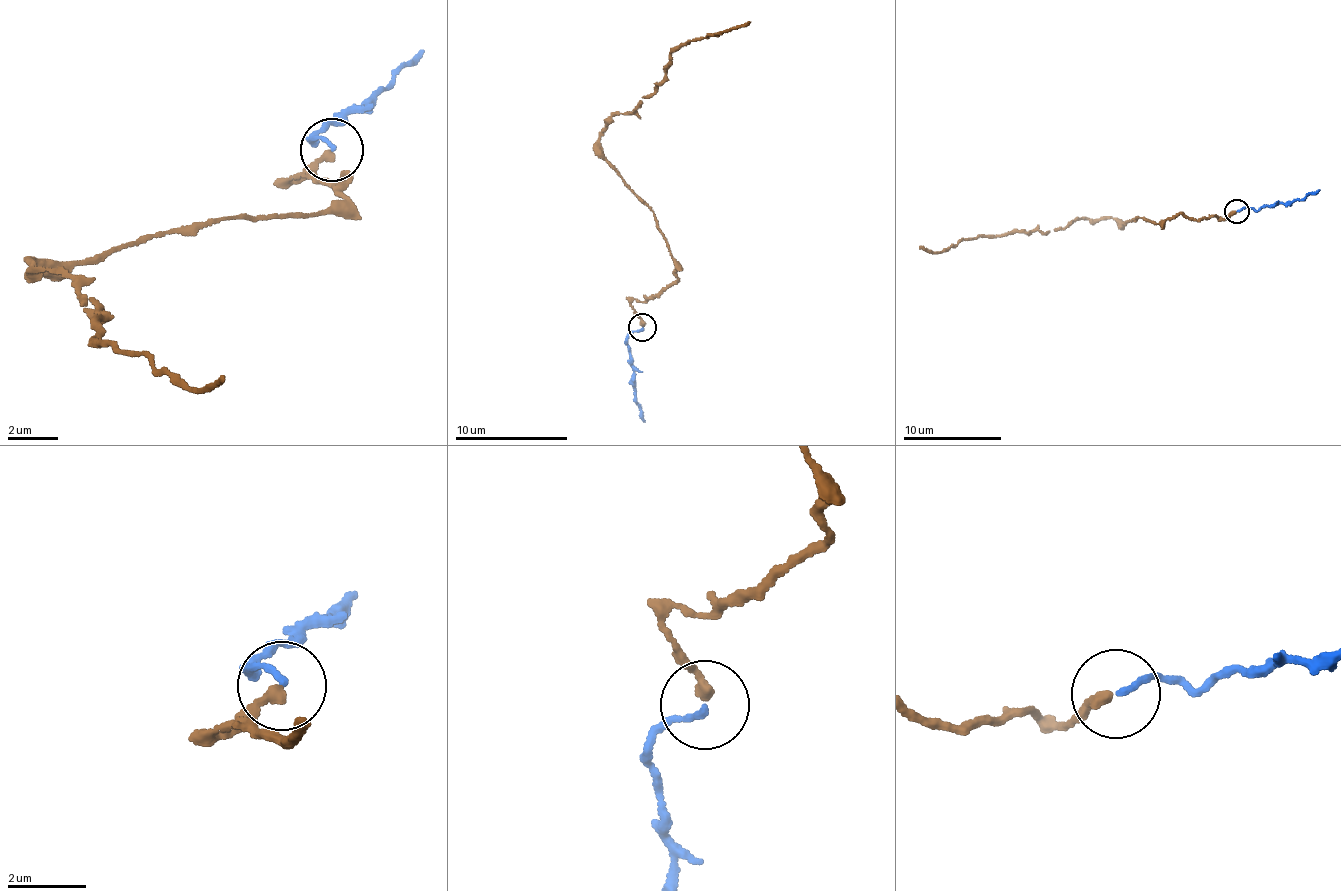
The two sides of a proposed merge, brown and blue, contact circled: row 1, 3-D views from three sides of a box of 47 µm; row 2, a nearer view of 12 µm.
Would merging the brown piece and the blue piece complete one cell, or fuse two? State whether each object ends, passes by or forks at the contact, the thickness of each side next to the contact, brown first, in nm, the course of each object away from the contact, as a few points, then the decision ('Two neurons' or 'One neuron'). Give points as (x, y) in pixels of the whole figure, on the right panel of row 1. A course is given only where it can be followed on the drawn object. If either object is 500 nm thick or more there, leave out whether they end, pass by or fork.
At the ring brown ends. At the ring blue ends. Thickness 280 nm (brown) against 140 nm. Course of brown: (1236, 212), (1222, 219), (1087, 219), (1047, 232), (964, 239), (936, 253), (919, 247). Course of blue: (1236, 212), (1245, 206), (1255, 208), (1290, 204), (1319, 190). One neuron

